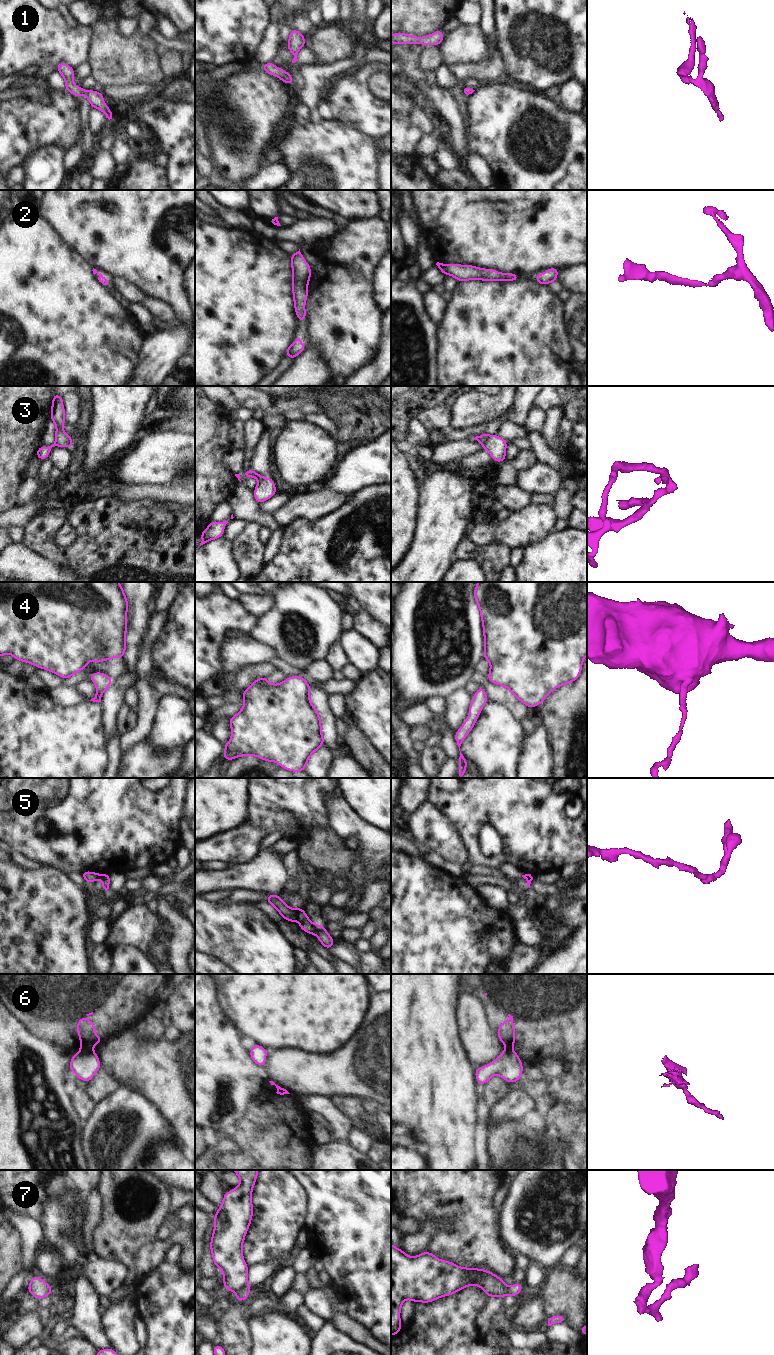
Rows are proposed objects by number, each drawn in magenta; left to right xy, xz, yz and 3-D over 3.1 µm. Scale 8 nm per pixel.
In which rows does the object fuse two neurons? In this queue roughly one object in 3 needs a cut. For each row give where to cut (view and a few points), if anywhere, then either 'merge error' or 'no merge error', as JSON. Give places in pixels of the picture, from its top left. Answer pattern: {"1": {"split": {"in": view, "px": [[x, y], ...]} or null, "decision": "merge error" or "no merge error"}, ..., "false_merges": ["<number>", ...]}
{"1": {"split": null, "decision": "no merge error"}, "2": {"split": null, "decision": "no merge error"}, "3": {"split": {"in": "yz", "px": [[489, 435], [482, 444]]}, "decision": "merge error"}, "4": {"split": null, "decision": "no merge error"}, "5": {"split": {"in": "xz", "px": [[295, 909], [296, 919]]}, "decision": "merge error"}, "6": {"split": {"in": "xy", "px": [[91, 1048], [81, 1050]]}, "decision": "merge error"}, "7": {"split": {"in": "xz", "px": [[247, 1283], [236, 1292]]}, "decision": "merge error"}, "false_merges": ["3", "5", "6", "7"]}

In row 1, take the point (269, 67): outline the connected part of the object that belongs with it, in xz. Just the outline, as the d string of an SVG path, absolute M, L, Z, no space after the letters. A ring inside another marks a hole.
M267 62L261 67L267 74L272 74L274 77L278 76L284 83L290 85L293 84L293 78L289 72L282 70L280 67L276 67L272 62Z

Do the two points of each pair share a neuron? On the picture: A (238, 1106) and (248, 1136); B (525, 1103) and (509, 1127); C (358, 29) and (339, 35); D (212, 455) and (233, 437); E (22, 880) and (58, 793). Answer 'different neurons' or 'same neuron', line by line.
A: different neurons
B: different neurons
C: different neurons
D: different neurons
E: different neurons

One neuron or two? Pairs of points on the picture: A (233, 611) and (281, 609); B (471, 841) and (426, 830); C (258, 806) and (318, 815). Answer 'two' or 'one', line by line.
A: two
B: two
C: one

